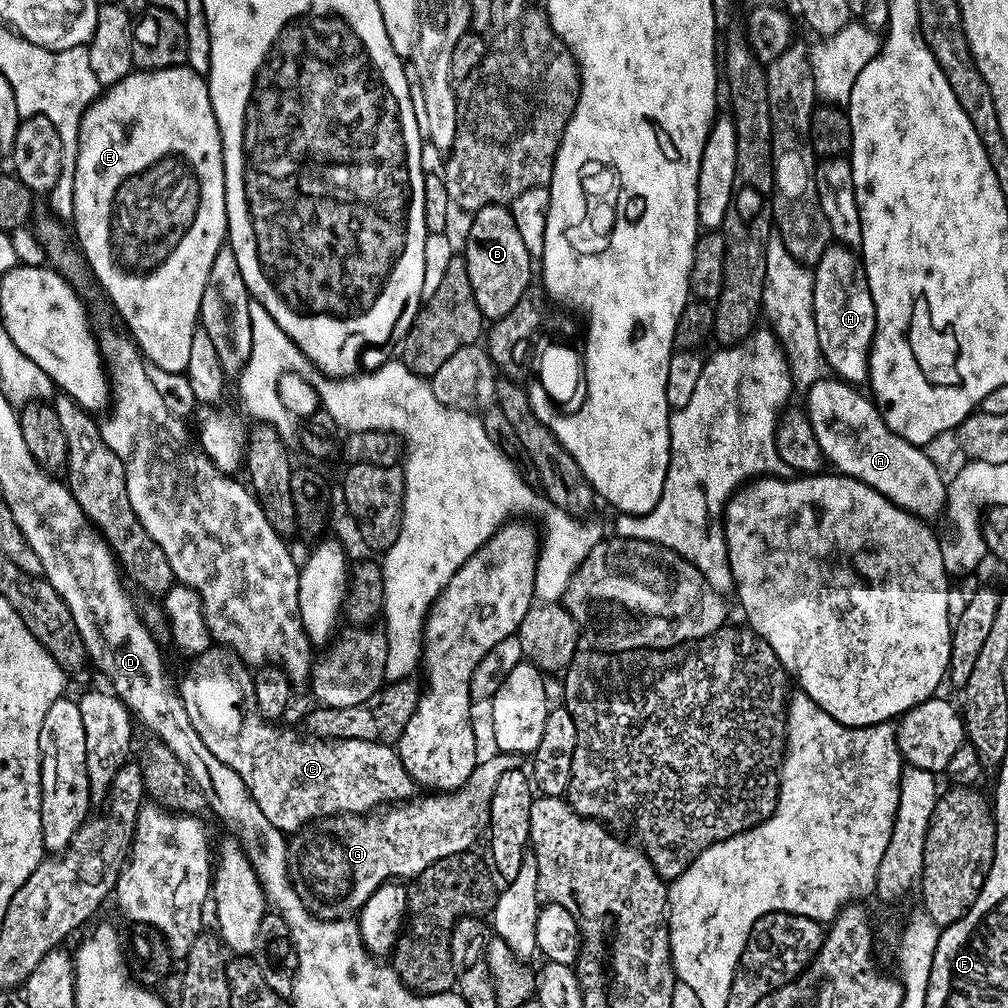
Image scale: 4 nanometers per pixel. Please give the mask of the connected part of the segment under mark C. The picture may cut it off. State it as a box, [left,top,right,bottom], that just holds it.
[178,646,414,834]

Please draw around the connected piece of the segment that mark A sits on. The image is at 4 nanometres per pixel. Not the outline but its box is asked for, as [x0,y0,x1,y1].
[806,378,950,522]

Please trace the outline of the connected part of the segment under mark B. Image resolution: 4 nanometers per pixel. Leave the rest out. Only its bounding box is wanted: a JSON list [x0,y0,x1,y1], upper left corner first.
[462,204,534,321]

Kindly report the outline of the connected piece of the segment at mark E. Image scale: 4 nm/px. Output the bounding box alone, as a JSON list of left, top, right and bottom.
[70,68,228,373]

